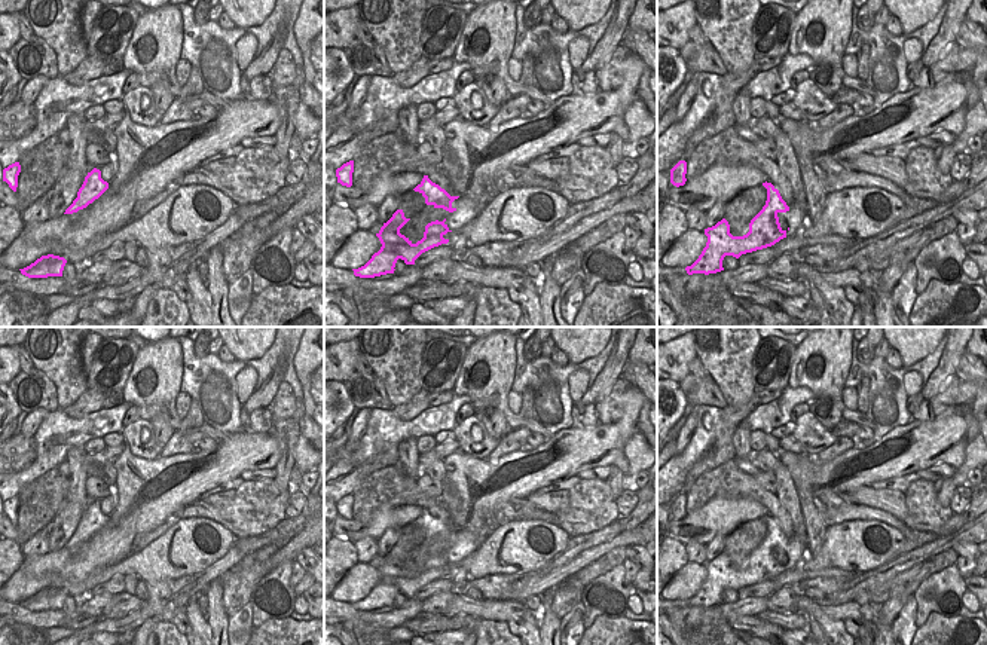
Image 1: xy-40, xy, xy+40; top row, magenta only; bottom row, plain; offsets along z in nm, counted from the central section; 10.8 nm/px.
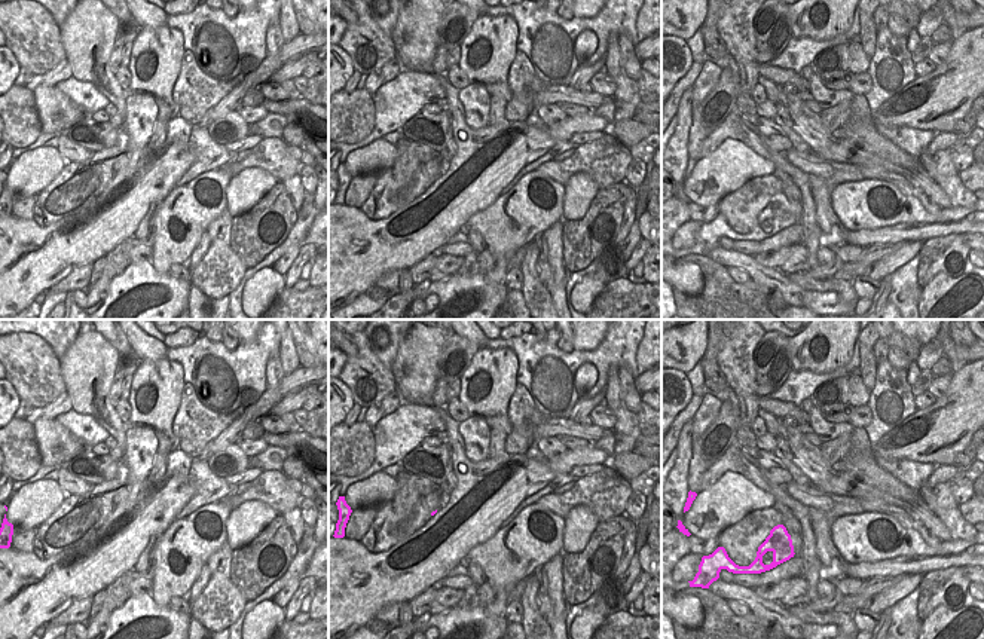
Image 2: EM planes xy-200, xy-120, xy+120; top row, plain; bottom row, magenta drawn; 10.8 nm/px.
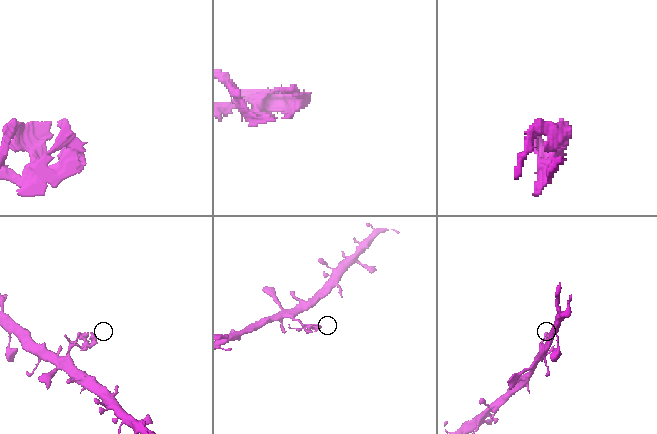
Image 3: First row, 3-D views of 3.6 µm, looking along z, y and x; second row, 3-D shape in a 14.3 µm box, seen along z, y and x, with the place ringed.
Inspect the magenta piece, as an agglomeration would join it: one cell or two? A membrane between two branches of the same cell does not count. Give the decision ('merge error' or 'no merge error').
no merge error

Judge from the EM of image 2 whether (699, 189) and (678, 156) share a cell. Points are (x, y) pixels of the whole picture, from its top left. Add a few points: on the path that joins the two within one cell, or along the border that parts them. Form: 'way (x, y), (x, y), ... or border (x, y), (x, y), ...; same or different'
border (684, 180), (680, 186); different

